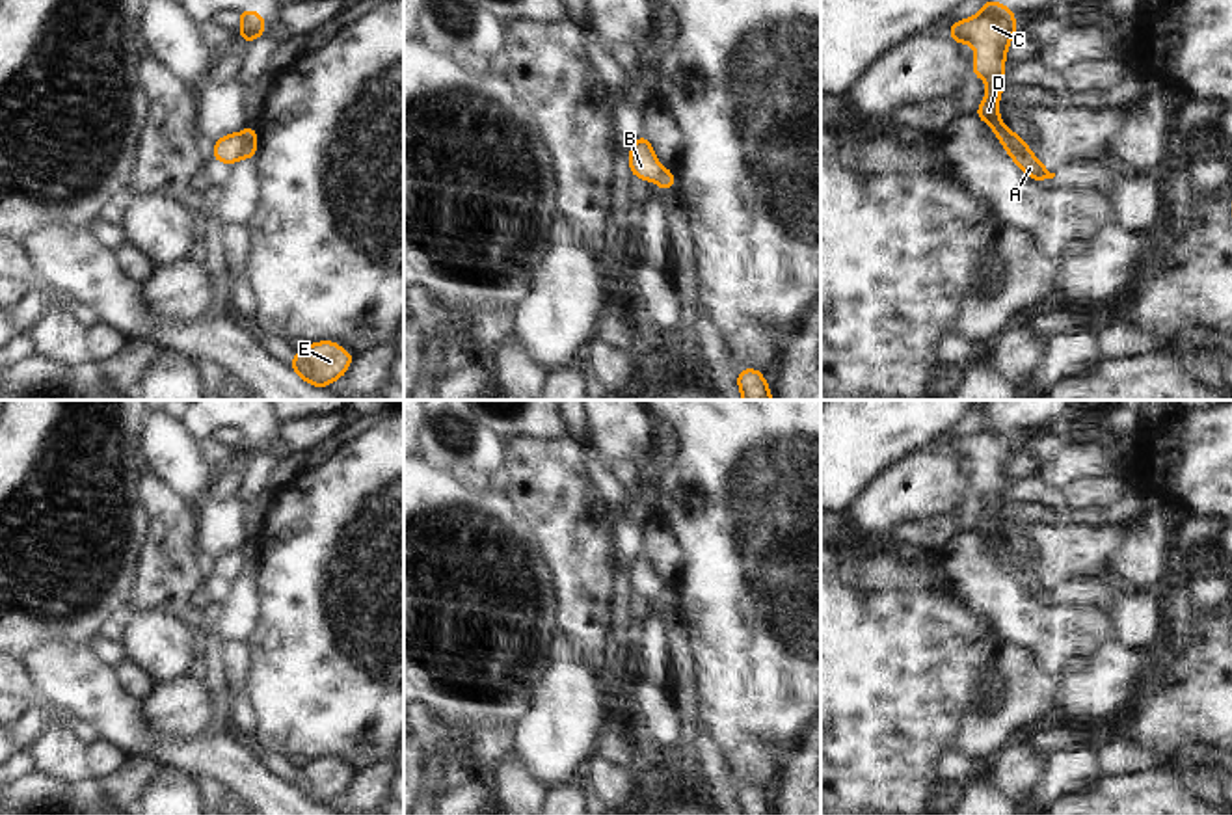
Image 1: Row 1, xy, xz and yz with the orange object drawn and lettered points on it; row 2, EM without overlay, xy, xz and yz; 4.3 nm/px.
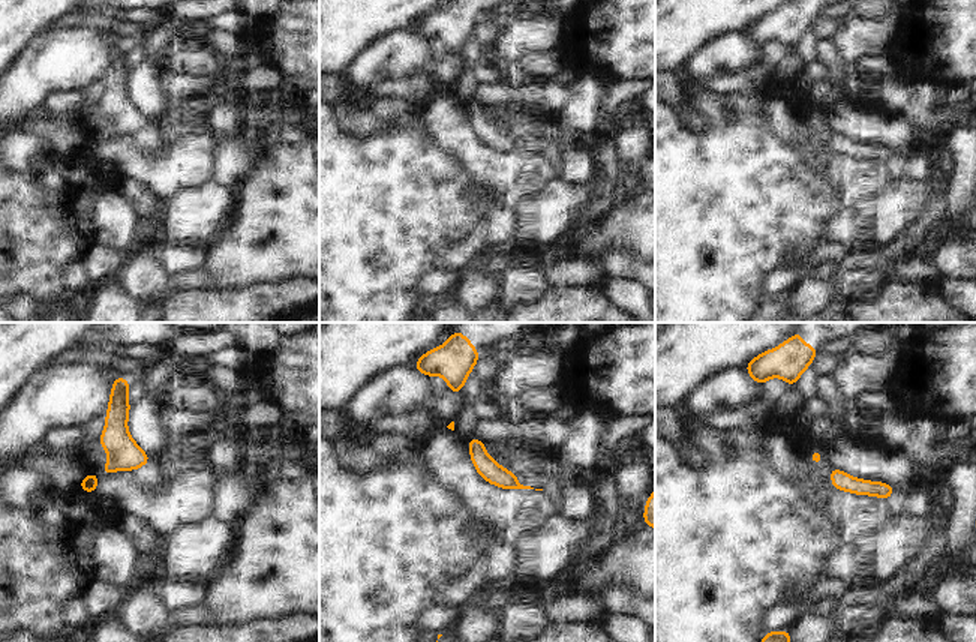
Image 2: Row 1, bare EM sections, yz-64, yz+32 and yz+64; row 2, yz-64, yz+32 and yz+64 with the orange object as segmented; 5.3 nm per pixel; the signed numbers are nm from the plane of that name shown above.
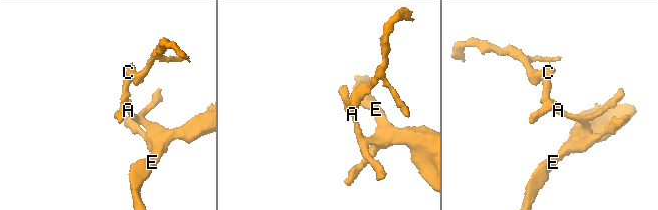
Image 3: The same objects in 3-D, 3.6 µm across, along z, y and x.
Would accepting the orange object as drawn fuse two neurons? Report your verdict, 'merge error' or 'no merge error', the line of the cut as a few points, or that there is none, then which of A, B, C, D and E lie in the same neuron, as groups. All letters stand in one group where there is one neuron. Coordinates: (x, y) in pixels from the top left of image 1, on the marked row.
merge error; cut in xy along (242, 134), (242, 153), (239, 157); A E / B C D

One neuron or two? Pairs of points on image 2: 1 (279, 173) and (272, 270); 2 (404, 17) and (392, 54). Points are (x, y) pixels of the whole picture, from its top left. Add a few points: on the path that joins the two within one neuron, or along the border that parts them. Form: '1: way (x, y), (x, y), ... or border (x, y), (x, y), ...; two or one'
1: way (285, 197), (285, 224), (273, 246); one
2: border (413, 26), (392, 30), (368, 45); two

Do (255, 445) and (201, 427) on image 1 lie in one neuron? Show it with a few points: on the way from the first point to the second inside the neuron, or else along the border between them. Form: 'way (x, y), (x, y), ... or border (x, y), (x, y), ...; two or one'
way (246, 430), (237, 421), (216, 421); one

